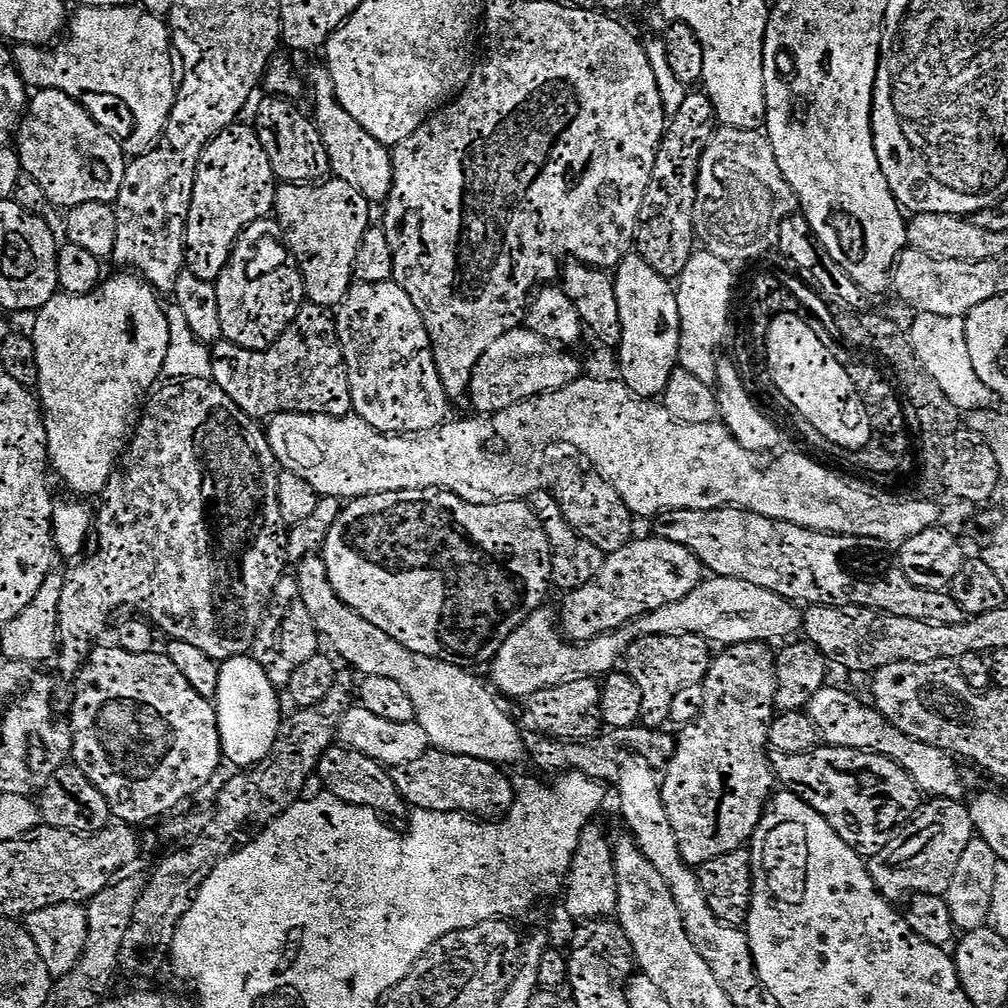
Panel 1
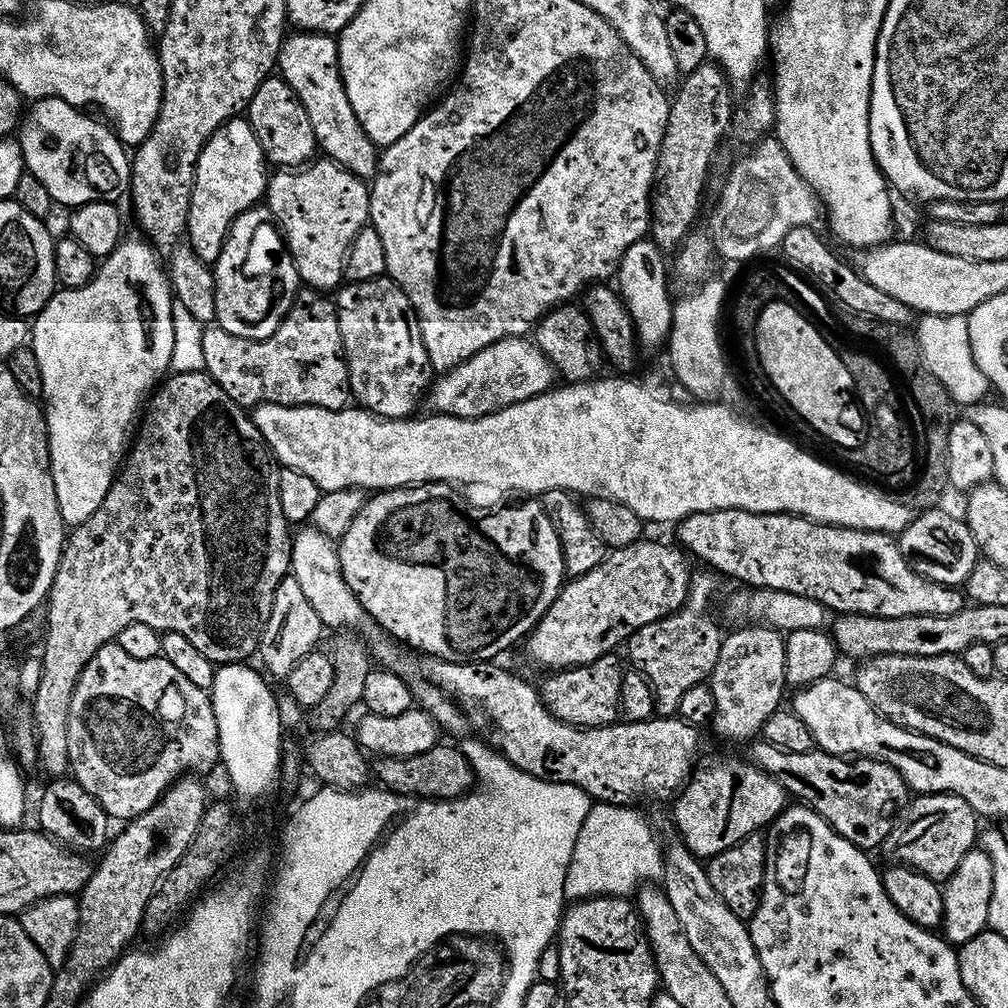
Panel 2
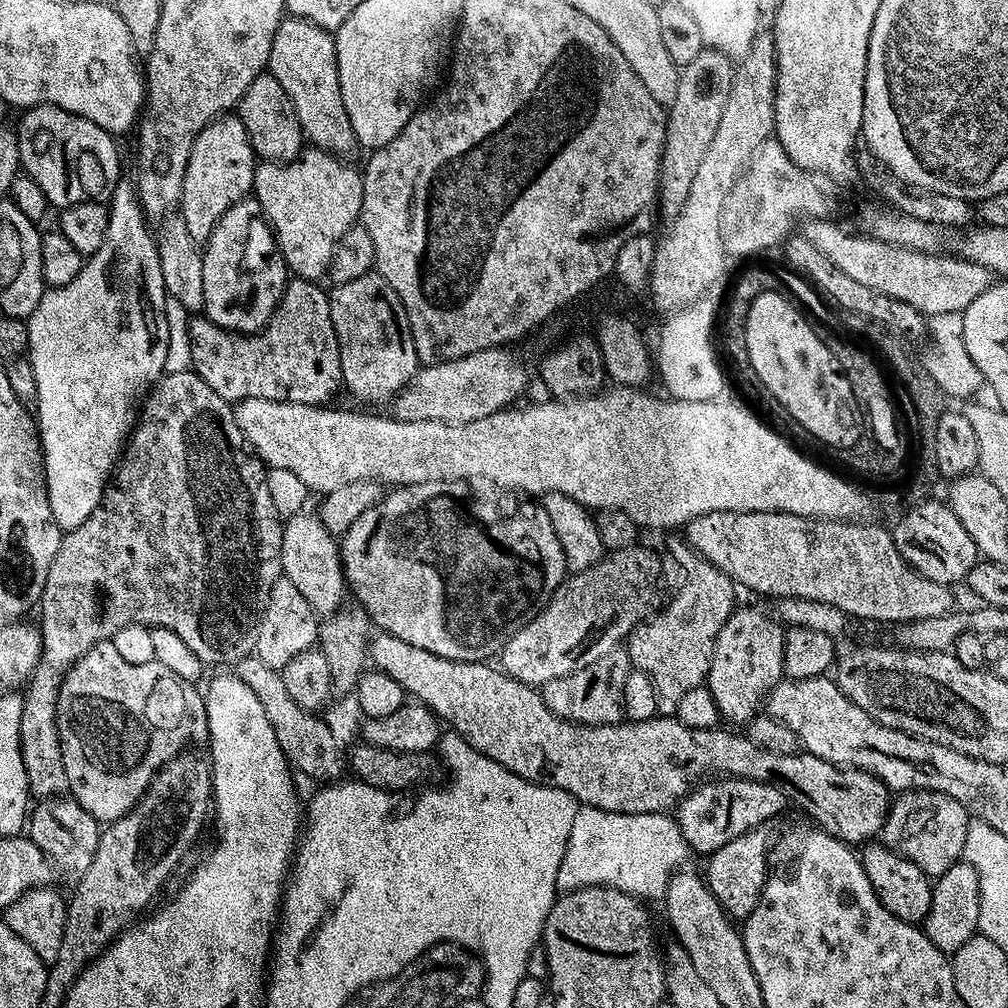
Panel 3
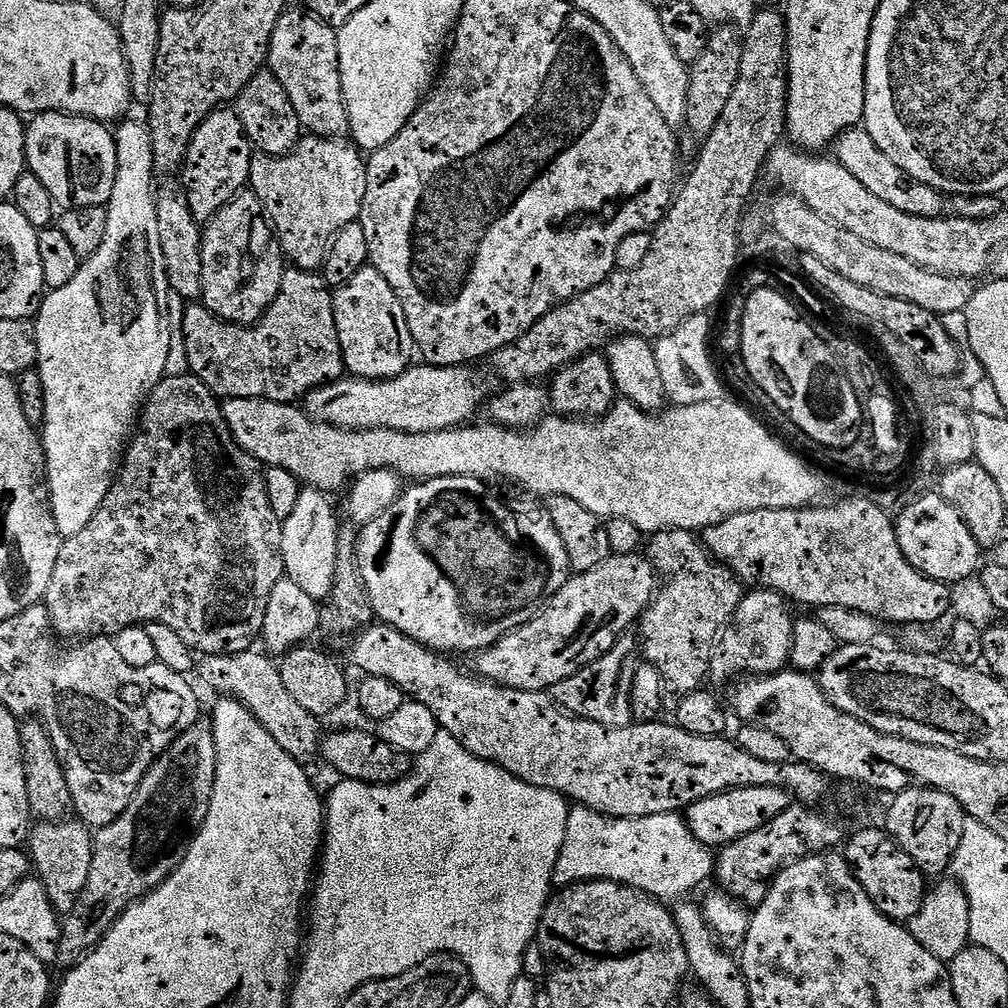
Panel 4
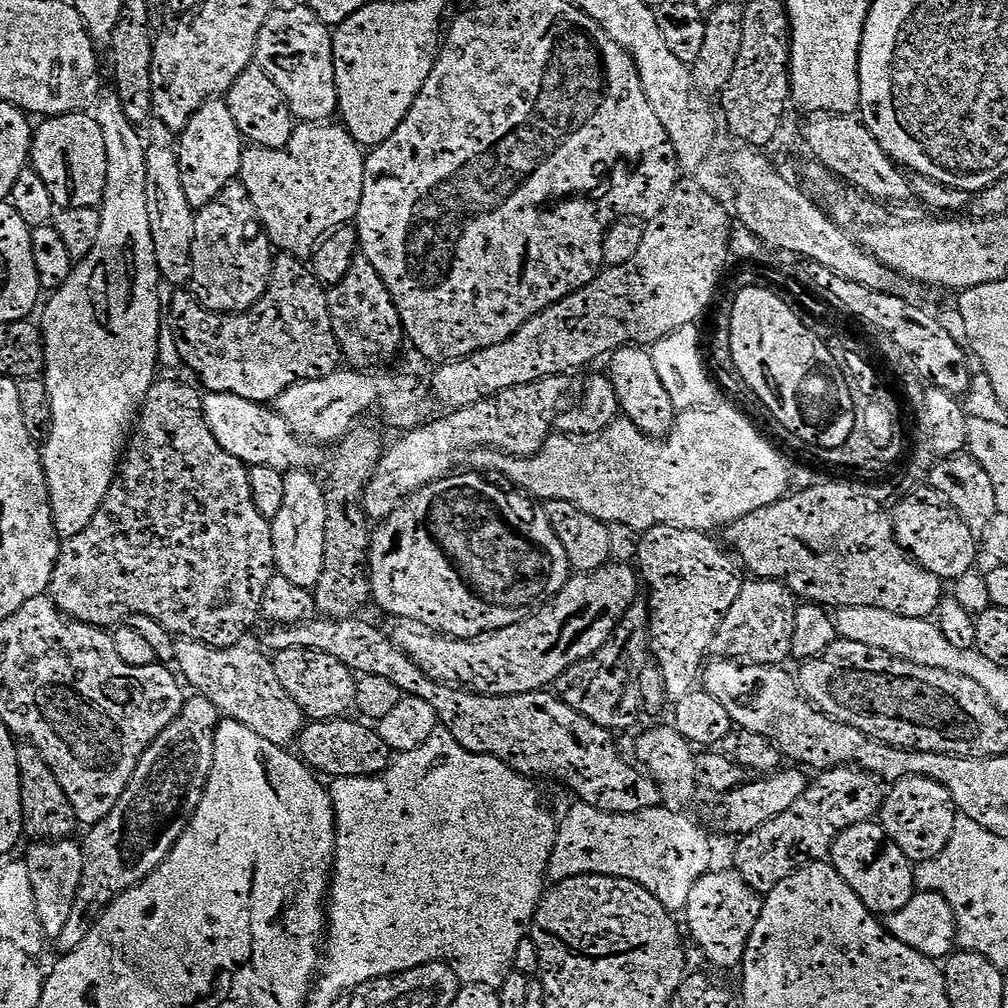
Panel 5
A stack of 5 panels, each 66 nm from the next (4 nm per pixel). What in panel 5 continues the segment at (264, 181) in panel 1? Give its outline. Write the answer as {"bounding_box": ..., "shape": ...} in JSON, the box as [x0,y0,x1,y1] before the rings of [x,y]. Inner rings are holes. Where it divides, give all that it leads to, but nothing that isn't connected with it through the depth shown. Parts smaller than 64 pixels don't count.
{"bounding_box":[178,98,246,210],"shape":[[[213,98],[204,103],[179,133],[178,140],[182,190],[186,190],[186,200],[193,210],[199,210],[214,202],[214,198],[239,177],[246,141],[224,98]]]}

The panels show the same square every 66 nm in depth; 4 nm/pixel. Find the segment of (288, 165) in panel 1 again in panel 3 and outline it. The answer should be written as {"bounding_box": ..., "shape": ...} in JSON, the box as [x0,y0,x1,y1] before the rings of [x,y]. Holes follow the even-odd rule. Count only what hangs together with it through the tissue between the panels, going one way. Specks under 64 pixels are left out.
{"bounding_box":[238,74,306,162],"shape":[[[265,74],[259,76],[240,103],[238,118],[246,126],[248,137],[257,157],[264,162],[291,162],[299,160],[306,148],[306,137],[290,94],[282,90],[276,79]]]}

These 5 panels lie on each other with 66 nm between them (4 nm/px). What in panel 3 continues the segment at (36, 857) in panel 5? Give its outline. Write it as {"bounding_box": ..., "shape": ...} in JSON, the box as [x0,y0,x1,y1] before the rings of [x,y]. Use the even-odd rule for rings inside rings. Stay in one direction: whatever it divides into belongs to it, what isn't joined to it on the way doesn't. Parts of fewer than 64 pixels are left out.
{"bounding_box":[28,798,102,882],"shape":[[[57,798],[49,801],[46,805],[39,805],[39,810],[33,813],[28,823],[28,836],[35,842],[44,857],[55,868],[57,873],[62,872],[72,882],[79,882],[85,876],[90,865],[94,862],[94,857],[100,845],[102,826],[98,820],[93,818],[83,807],[71,798]]]}

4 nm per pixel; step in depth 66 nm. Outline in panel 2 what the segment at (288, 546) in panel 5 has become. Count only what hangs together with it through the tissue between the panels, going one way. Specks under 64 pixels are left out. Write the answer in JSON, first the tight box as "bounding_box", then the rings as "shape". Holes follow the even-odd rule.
{"bounding_box":[290,528,397,666],"shape":[[[304,528],[299,532],[301,532],[299,535],[293,537],[290,574],[302,588],[306,602],[310,602],[310,606],[314,608],[314,614],[318,614],[325,629],[340,628],[336,630],[359,636],[370,649],[371,659],[377,665],[392,666],[396,660],[397,645],[375,618],[365,614],[360,600],[350,590],[340,570],[339,551],[335,543],[313,528]]]}

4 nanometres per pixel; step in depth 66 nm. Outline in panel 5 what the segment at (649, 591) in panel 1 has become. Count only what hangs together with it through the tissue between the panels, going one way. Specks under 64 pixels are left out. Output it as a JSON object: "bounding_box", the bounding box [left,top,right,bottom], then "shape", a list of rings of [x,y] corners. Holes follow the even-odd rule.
{"bounding_box":[390,562,642,696],"shape":[[[609,562],[603,568],[593,572],[582,572],[573,575],[567,586],[558,595],[552,597],[544,607],[528,619],[514,626],[506,626],[497,632],[489,632],[486,636],[478,636],[474,640],[455,640],[431,632],[430,629],[413,620],[396,620],[390,635],[393,642],[410,657],[416,665],[440,684],[450,684],[480,696],[513,696],[527,692],[539,692],[555,685],[556,680],[570,666],[590,658],[610,637],[626,614],[631,604],[637,603],[636,596],[642,589],[642,580],[637,569],[631,563]]]}

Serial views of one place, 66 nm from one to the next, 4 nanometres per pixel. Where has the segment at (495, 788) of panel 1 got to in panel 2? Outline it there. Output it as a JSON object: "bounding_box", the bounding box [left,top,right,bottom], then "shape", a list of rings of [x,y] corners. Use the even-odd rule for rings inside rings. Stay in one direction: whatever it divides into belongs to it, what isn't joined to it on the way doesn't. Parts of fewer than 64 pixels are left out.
{"bounding_box":[371,746,474,800],"shape":[[[437,746],[426,754],[418,754],[409,760],[382,756],[375,763],[371,765],[371,775],[375,779],[377,776],[384,783],[381,785],[397,796],[422,800],[456,800],[460,796],[468,795],[474,788],[472,766],[457,749],[455,752],[452,748]]]}

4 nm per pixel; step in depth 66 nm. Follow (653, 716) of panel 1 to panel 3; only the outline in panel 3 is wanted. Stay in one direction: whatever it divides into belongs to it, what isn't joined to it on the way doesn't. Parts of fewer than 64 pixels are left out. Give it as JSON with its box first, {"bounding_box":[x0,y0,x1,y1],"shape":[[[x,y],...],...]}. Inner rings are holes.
{"bounding_box":[626,539,738,718],"shape":[[[683,539],[680,540],[672,540],[668,544],[677,566],[685,572],[684,585],[681,586],[680,593],[669,602],[668,608],[661,607],[655,615],[645,620],[643,624],[639,624],[633,632],[628,633],[626,641],[626,651],[632,658],[633,669],[644,672],[652,679],[657,692],[657,710],[664,718],[675,717],[682,698],[686,698],[690,690],[698,690],[707,685],[719,635],[722,634],[723,628],[738,608],[736,604],[738,588],[734,581],[712,565],[709,560],[703,560],[692,549],[691,544]]]}

